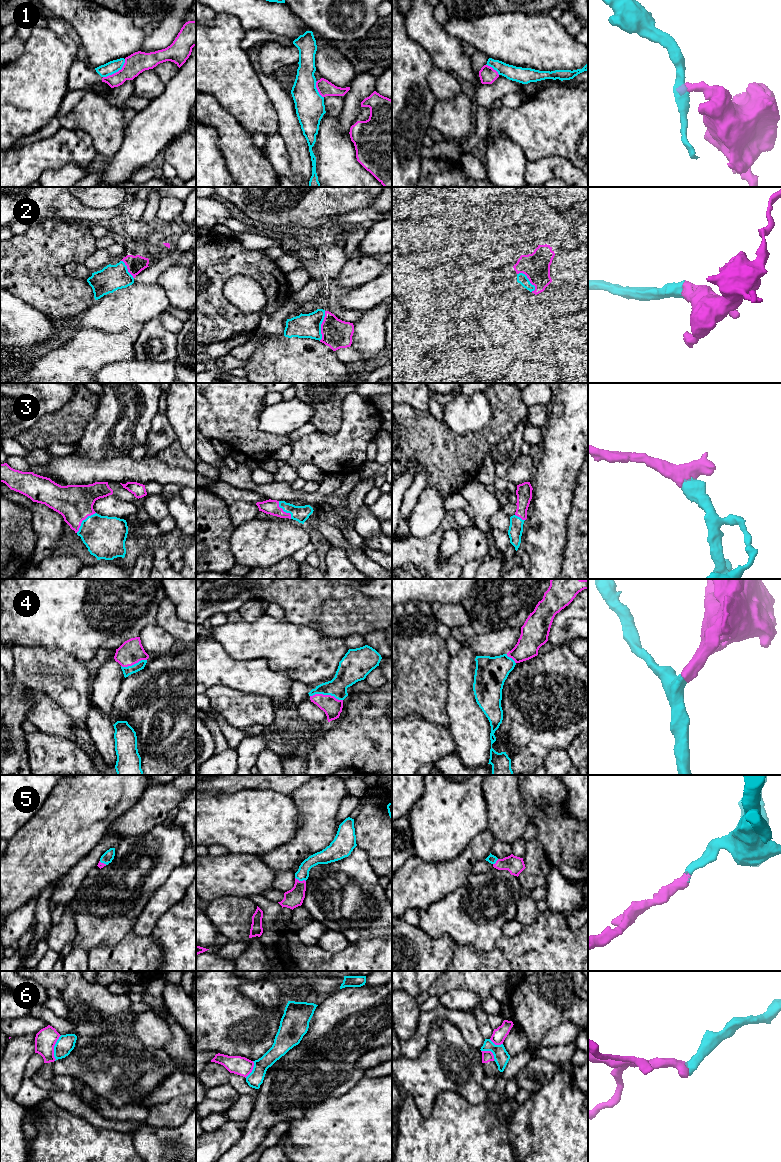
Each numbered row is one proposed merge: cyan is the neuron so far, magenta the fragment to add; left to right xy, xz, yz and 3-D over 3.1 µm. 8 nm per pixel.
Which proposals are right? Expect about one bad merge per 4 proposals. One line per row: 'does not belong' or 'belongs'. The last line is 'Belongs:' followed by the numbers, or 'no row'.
1: does not belong
2: belongs
3: belongs
4: belongs
5: belongs
6: does not belong
Belongs: 2, 3, 4, 5

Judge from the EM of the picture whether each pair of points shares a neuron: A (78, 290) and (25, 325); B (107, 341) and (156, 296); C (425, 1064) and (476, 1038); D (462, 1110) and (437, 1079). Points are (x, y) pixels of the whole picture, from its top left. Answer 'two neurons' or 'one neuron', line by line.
A: two neurons
B: two neurons
C: two neurons
D: two neurons

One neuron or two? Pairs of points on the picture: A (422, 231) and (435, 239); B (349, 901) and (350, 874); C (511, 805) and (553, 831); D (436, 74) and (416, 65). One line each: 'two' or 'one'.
A: two
B: one
C: two
D: two

